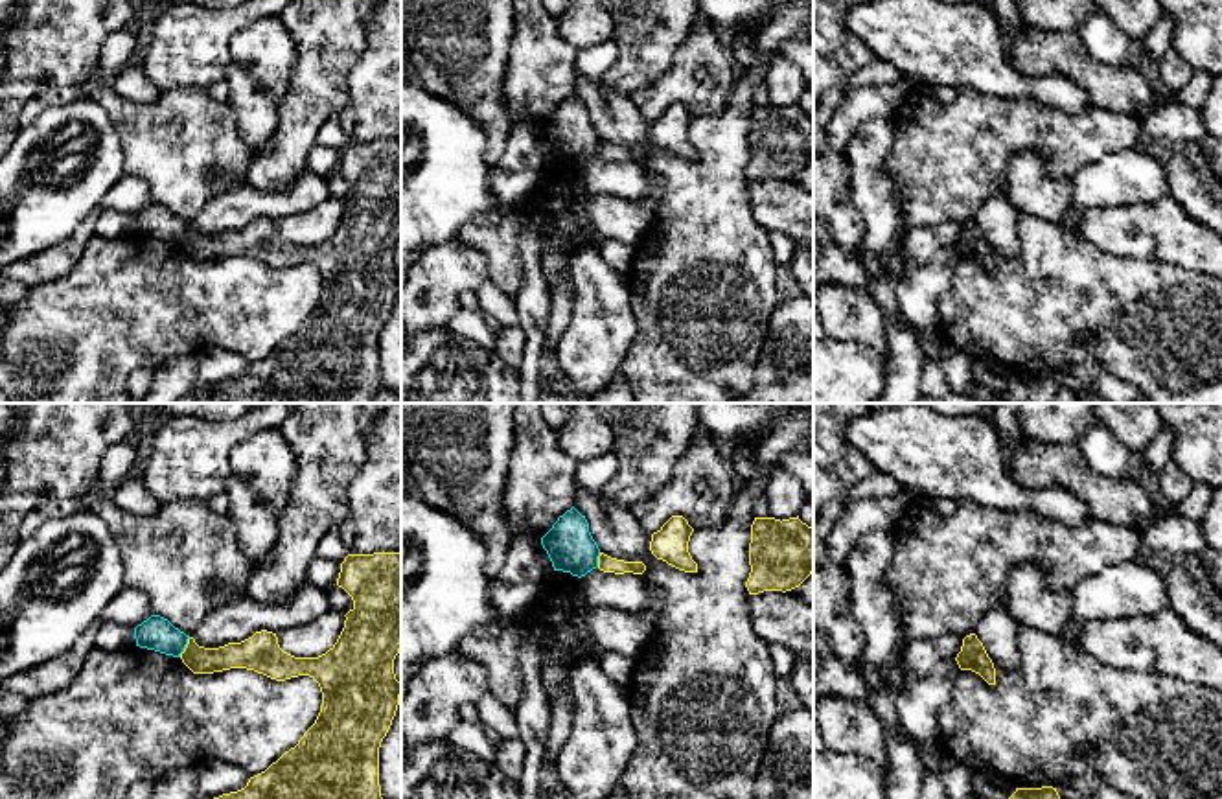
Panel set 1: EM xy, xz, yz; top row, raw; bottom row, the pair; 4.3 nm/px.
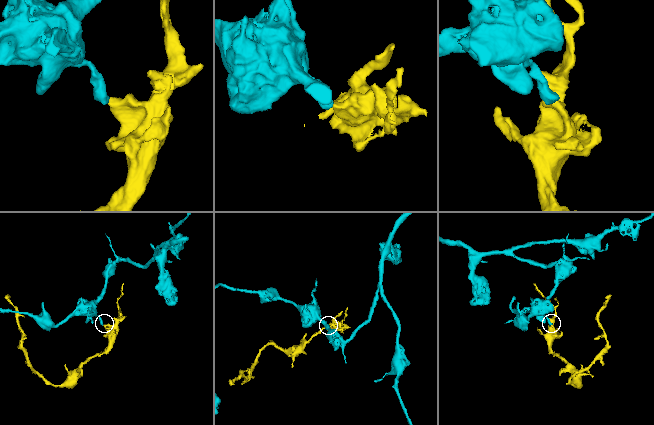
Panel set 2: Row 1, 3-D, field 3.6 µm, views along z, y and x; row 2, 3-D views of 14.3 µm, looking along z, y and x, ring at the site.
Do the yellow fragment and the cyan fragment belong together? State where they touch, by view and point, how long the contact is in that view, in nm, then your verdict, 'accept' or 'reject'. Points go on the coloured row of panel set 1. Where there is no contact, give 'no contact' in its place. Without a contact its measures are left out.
xy (186, 647) | 100 nm | reject

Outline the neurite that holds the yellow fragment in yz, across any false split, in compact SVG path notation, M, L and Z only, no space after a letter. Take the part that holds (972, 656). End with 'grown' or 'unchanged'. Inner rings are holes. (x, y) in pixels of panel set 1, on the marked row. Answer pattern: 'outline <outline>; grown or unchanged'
outline M970 633L963 639L963 646L955 661L961 670L972 670L979 674L988 685L996 685L994 663L975 633Z; unchanged

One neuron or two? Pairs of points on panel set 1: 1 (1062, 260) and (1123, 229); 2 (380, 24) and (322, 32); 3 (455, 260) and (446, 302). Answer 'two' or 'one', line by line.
1: two
2: two
3: one

